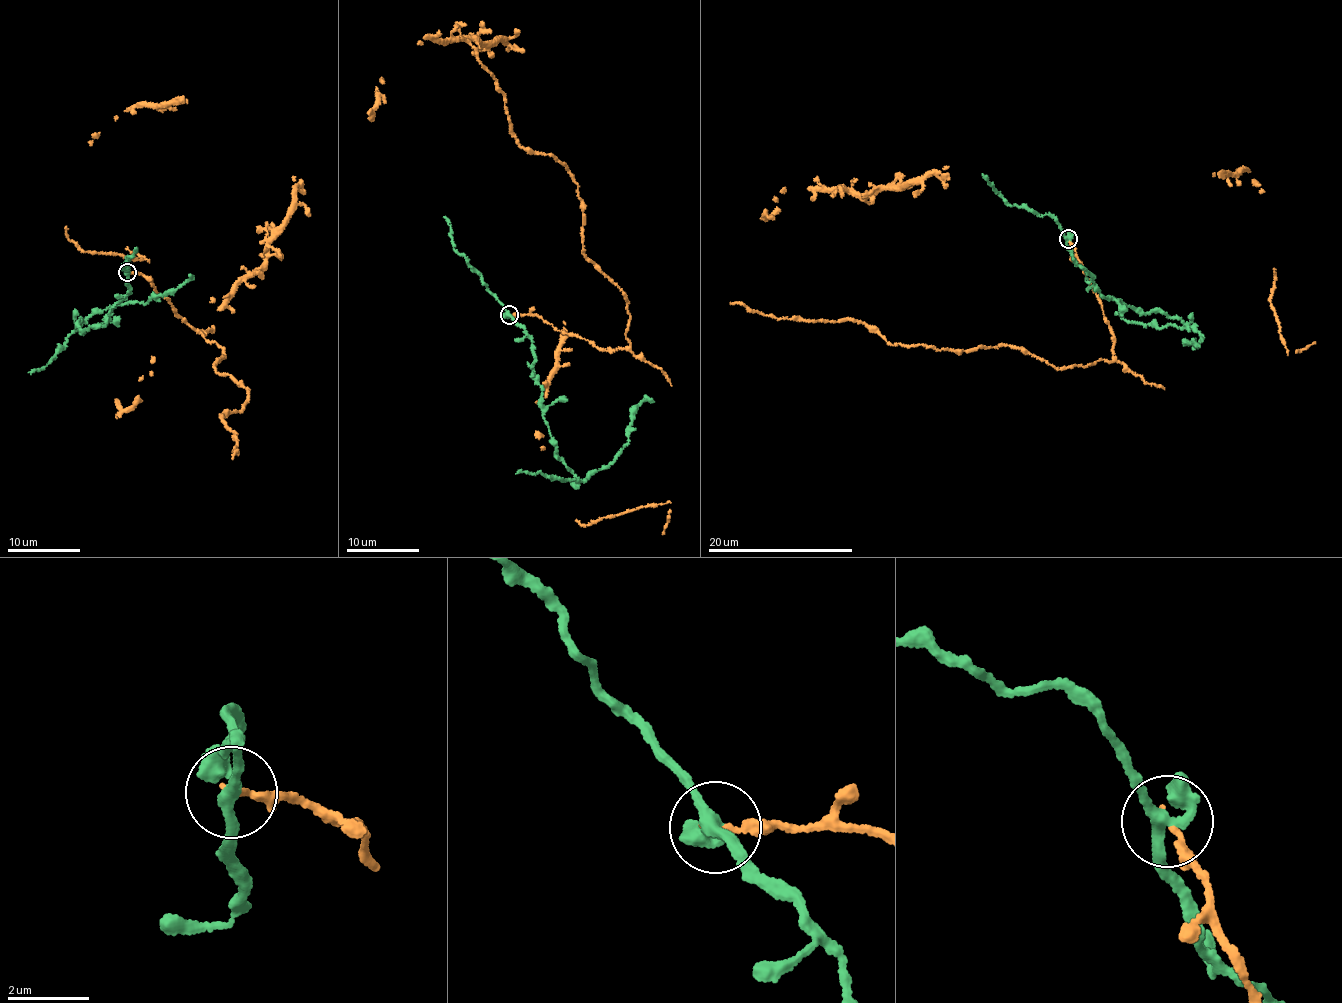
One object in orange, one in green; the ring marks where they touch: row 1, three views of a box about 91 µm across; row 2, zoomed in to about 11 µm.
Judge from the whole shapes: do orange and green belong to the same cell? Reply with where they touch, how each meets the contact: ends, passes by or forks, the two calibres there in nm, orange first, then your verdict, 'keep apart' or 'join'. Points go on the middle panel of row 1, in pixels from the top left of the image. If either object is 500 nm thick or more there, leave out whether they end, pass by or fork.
place (509, 315); orange ends; green forks; calibres 140 and 260 nm; keep apart

